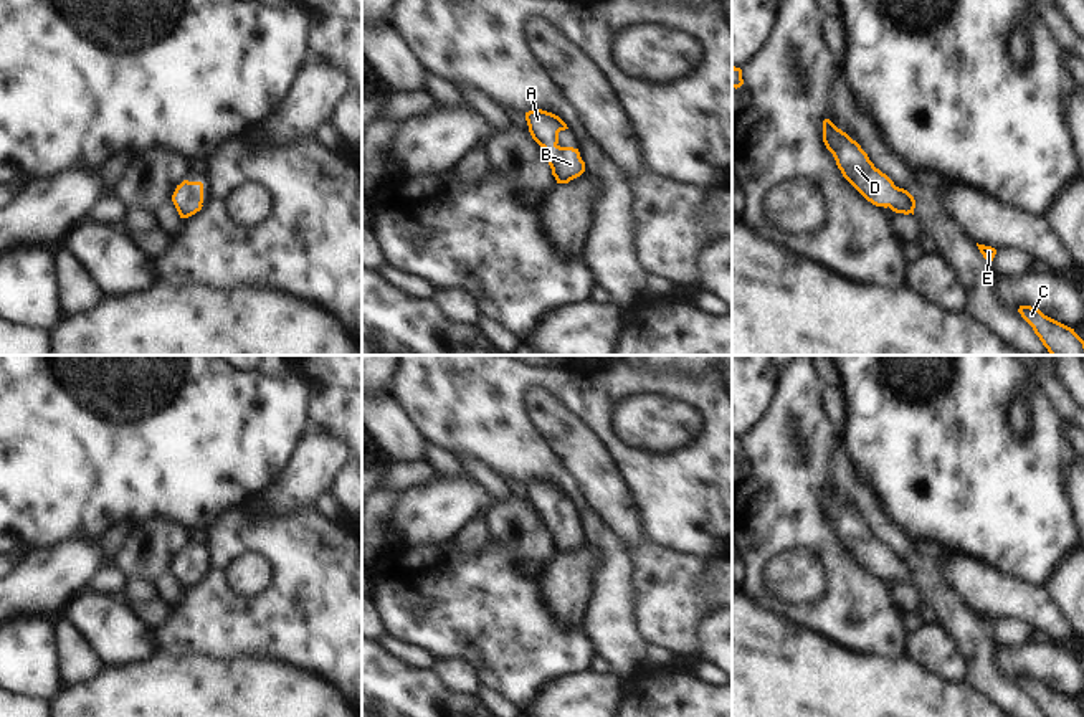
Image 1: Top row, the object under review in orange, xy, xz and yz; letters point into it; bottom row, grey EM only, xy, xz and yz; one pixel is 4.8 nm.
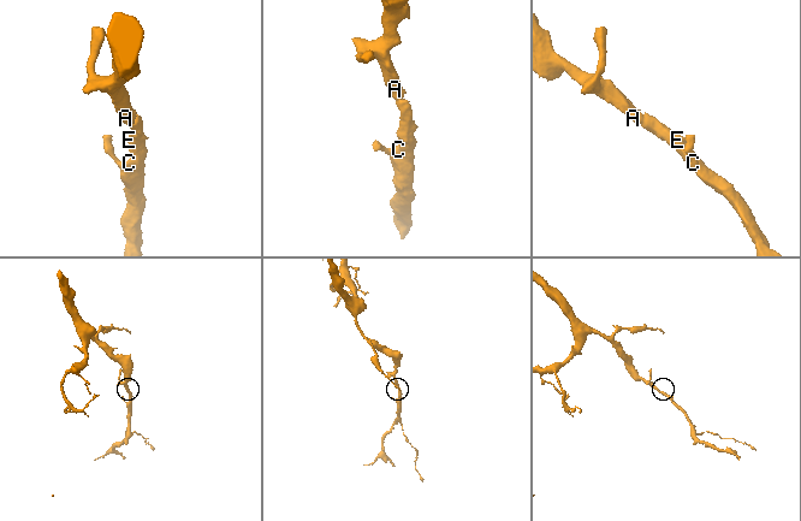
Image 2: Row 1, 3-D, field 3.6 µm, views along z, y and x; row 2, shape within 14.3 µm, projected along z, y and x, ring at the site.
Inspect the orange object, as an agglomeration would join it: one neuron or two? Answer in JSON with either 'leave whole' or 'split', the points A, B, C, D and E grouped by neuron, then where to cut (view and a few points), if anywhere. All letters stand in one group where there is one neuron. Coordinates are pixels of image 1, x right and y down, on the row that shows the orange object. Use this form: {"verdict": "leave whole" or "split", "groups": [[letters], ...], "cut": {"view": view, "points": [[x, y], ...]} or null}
{"verdict": "leave whole", "groups": [["A", "B", "C", "D", "E"]], "cut": null}

